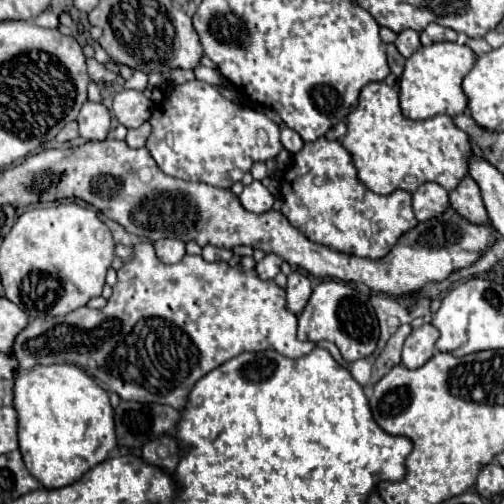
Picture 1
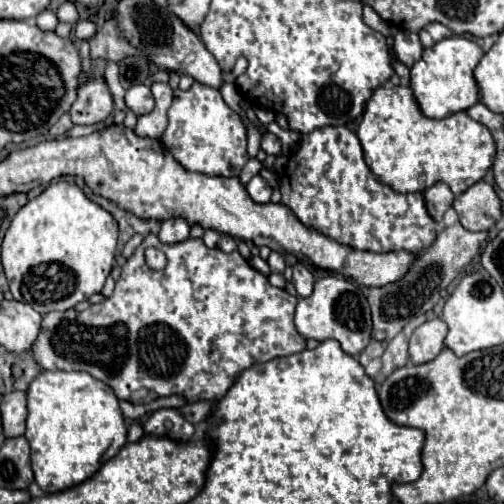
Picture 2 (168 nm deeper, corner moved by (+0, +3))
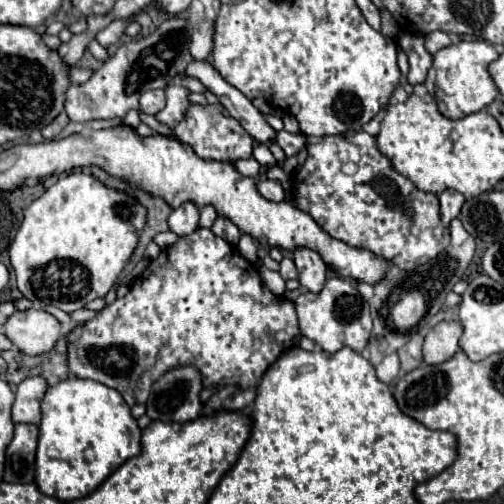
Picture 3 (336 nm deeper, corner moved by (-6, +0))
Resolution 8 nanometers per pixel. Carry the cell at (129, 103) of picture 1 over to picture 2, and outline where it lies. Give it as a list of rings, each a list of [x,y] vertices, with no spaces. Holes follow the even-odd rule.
[[[137,84],[137,86],[131,86],[125,94],[125,102],[127,106],[137,114],[137,116],[143,116],[143,114],[149,114],[155,106],[155,100],[153,100],[153,94],[151,94],[151,88],[149,86],[143,86],[143,84]]]

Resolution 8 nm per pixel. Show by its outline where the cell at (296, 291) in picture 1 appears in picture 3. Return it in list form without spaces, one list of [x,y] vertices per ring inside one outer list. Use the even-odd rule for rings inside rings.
[[[297,249],[295,251],[295,265],[297,265],[297,273],[299,273],[299,283],[311,291],[311,293],[319,293],[323,289],[325,283],[325,271],[327,265],[323,263],[323,259],[311,251],[311,249]]]

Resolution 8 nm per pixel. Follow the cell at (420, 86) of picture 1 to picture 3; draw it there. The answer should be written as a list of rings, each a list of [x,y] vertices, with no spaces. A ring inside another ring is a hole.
[[[459,41],[457,45],[449,45],[437,55],[433,55],[433,65],[427,73],[425,87],[429,95],[437,101],[439,111],[447,119],[461,119],[465,115],[477,113],[487,107],[499,95],[487,67],[499,55],[487,41]]]

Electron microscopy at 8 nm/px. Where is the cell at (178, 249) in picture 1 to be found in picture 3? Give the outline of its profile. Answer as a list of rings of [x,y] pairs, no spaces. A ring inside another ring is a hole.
[[[183,203],[181,207],[173,209],[169,215],[169,229],[179,237],[191,235],[199,227],[199,209],[193,203]]]

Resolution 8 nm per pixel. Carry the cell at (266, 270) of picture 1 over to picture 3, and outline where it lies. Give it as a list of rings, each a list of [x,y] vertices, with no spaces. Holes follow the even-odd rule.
[[[285,257],[285,259],[281,261],[279,275],[281,275],[285,281],[287,281],[287,279],[297,279],[297,271],[295,271],[295,263],[293,263],[293,259]]]

